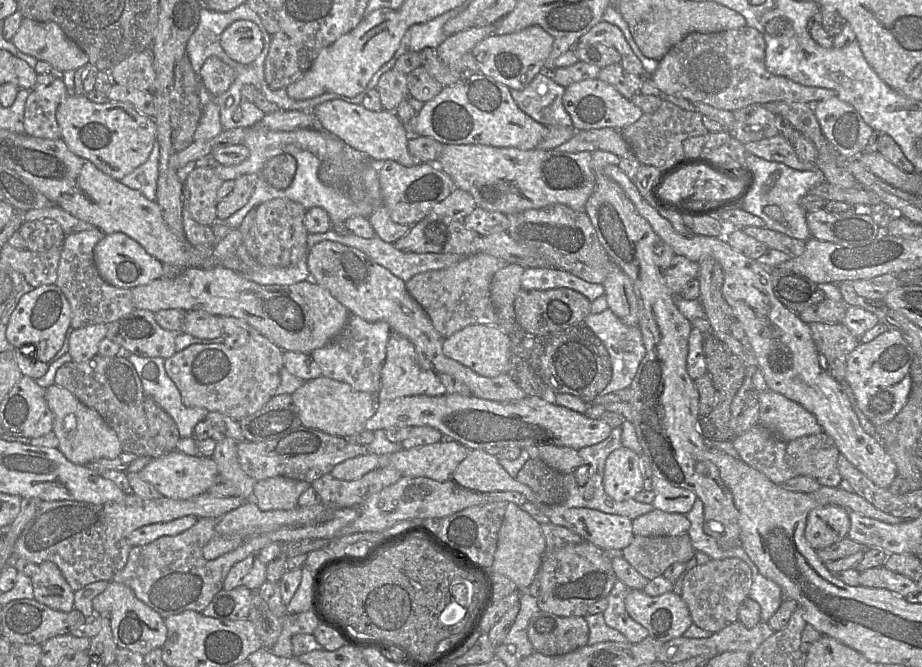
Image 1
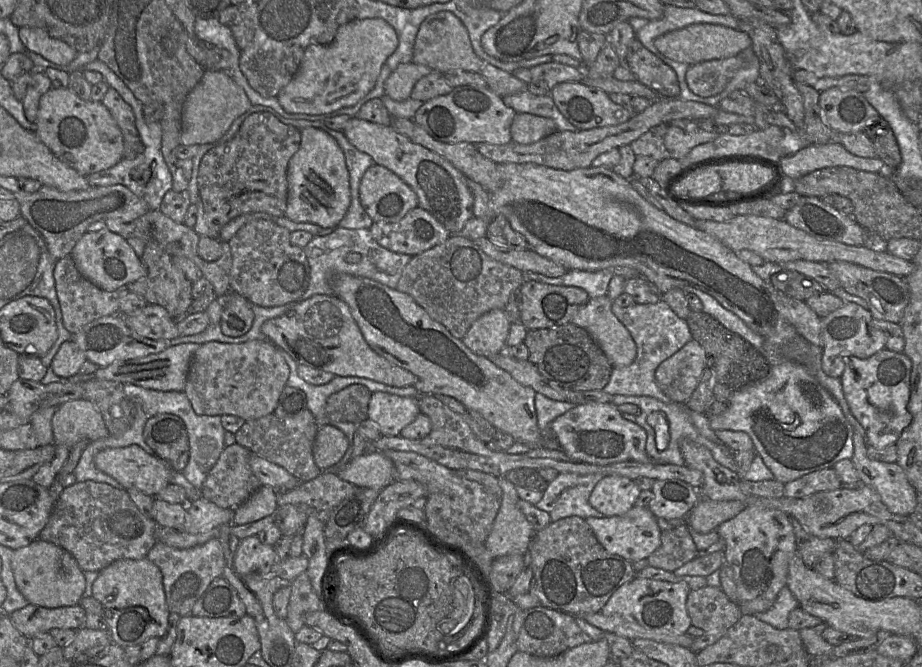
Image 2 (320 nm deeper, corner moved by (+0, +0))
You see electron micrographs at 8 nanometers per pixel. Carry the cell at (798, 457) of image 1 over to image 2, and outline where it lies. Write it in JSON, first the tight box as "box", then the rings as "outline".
{"box":[784,468,841,498],"outline":[[[833,468],[821,469],[784,484],[784,497],[802,498],[820,491],[836,490],[841,480]]]}

